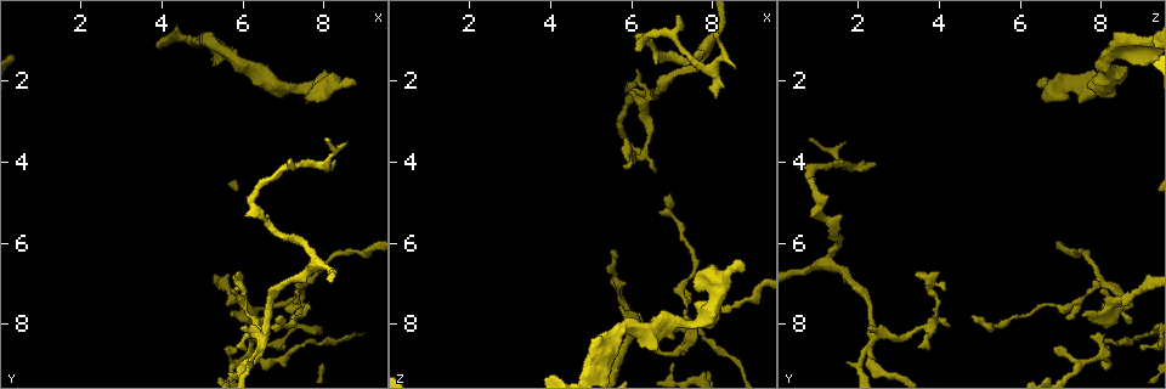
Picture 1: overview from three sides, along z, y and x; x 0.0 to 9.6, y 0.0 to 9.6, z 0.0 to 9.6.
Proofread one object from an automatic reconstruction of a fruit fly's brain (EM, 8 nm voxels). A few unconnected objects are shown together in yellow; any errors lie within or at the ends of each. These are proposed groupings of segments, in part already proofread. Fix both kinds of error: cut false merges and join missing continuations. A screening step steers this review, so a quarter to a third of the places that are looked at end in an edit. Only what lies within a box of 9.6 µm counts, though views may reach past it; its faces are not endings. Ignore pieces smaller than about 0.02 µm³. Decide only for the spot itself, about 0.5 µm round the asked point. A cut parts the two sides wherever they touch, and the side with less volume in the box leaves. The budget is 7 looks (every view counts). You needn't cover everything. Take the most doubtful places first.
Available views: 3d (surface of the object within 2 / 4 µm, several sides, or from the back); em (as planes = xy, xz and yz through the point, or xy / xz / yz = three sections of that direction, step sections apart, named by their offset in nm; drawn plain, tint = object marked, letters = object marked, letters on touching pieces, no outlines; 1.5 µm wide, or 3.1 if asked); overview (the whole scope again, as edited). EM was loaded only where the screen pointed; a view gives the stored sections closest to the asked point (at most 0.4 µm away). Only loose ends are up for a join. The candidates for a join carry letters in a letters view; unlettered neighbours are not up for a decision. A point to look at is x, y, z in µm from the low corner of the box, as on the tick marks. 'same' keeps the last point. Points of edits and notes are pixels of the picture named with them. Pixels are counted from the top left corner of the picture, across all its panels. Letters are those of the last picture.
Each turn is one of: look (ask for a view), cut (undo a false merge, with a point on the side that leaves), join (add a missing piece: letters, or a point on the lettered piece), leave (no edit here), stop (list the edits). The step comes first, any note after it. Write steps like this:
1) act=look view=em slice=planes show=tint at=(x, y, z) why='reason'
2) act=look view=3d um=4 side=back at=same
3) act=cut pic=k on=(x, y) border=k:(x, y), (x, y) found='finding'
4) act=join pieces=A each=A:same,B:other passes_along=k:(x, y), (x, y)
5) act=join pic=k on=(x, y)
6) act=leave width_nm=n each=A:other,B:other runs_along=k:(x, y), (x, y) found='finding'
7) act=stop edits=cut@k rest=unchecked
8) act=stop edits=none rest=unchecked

act=look view=em slice=xy step=4 show=tint at=(8.85, 2.10, 6.55) why='stops while still wide'

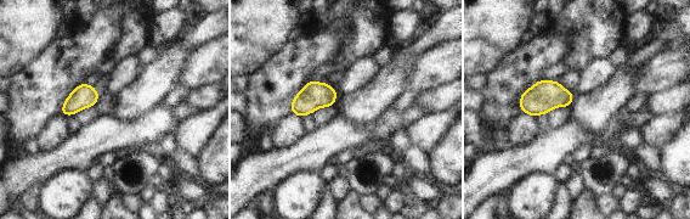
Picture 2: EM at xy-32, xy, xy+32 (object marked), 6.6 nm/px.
act=look view=em slice=xz step=8 show=letters at=same why='another direction'

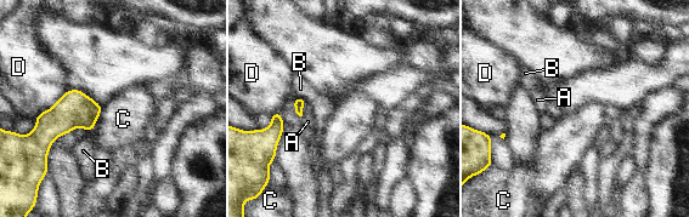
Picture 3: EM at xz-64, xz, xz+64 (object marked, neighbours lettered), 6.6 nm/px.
act=leave each=A:other,B:other,C:other,D:other found='none of them fits'

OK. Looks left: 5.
act=look view=em slice=planes show=plain at=(5.75, 7.05, 4.05) why='branch stops here'

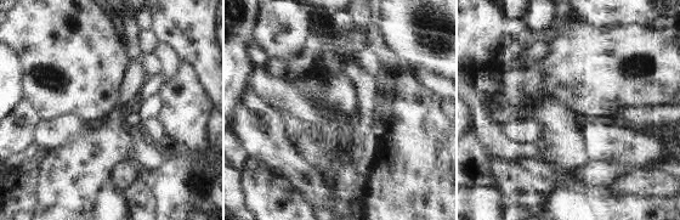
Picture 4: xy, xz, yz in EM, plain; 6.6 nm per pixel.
act=look view=em slice=planes show=letters at=same

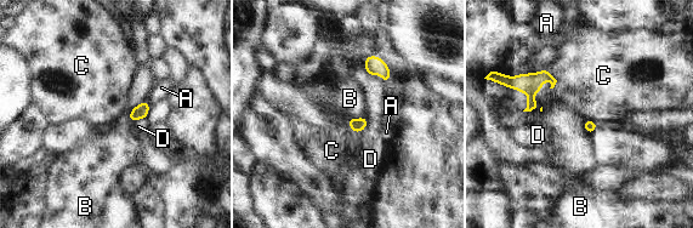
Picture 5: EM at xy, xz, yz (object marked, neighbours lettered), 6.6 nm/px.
act=leave each=A:other,B:other,C:other,D:other border=5:(545, 68), (556, 80), (552, 89) found='no lettered piece goes on from it'

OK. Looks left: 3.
act=look view=3d um=2 side=back at=(6.50, 8.25, 2.45) why='sharp bend'

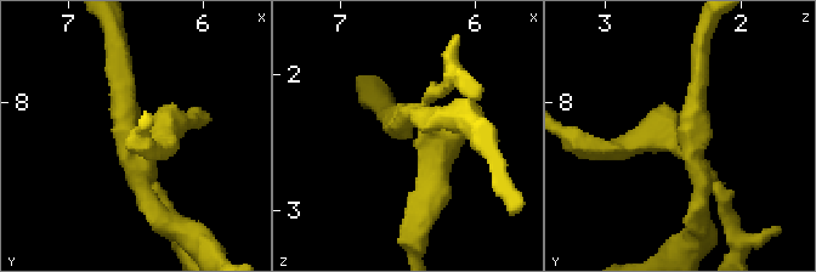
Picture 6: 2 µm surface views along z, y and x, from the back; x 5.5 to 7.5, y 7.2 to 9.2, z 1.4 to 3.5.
act=look view=em slice=yz step=4 show=tint at=(6.56, 8.24, 2.38)

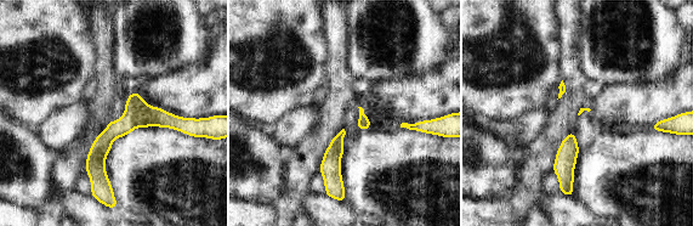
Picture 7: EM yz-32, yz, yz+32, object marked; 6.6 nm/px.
act=look view=em slice=planes show=letters at=same why='cut it another way'

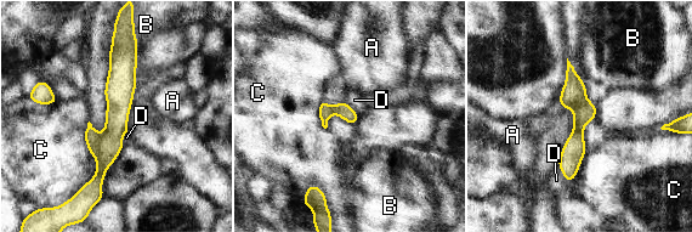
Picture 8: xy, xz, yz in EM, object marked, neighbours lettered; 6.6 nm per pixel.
act=cut pic=8 on=(91, 136) width_nm=180 each=A:other,B:other,C:other,D:other border=8:(100, 134), (95, 156) found='two neurons meet here'

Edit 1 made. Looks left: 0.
act=stop edits=cut@8 rest=unchecked

